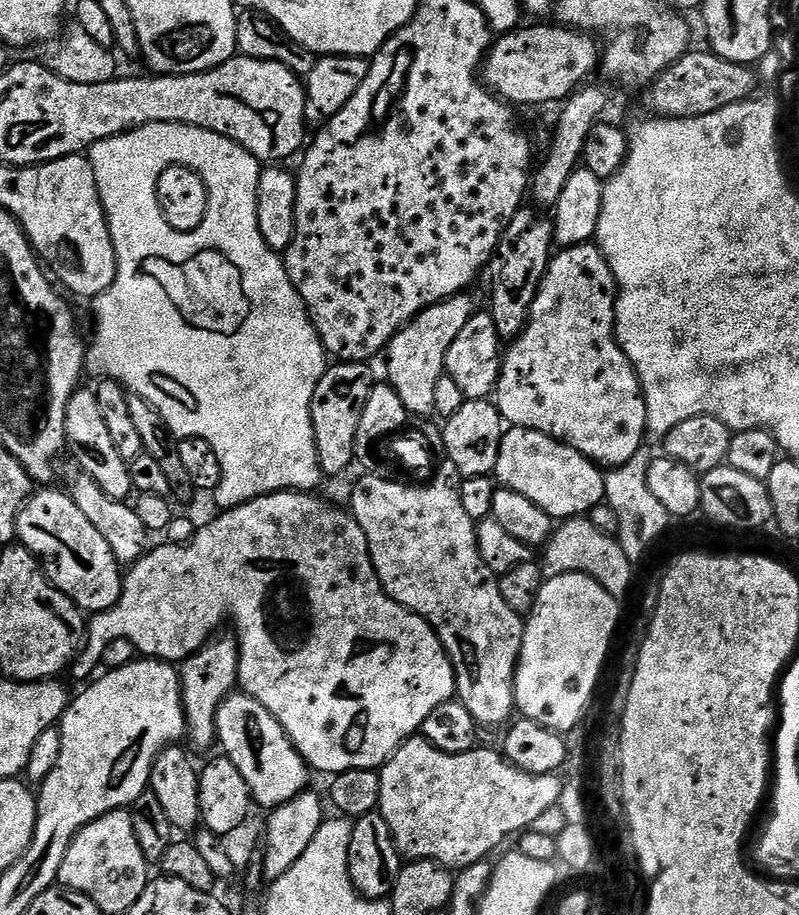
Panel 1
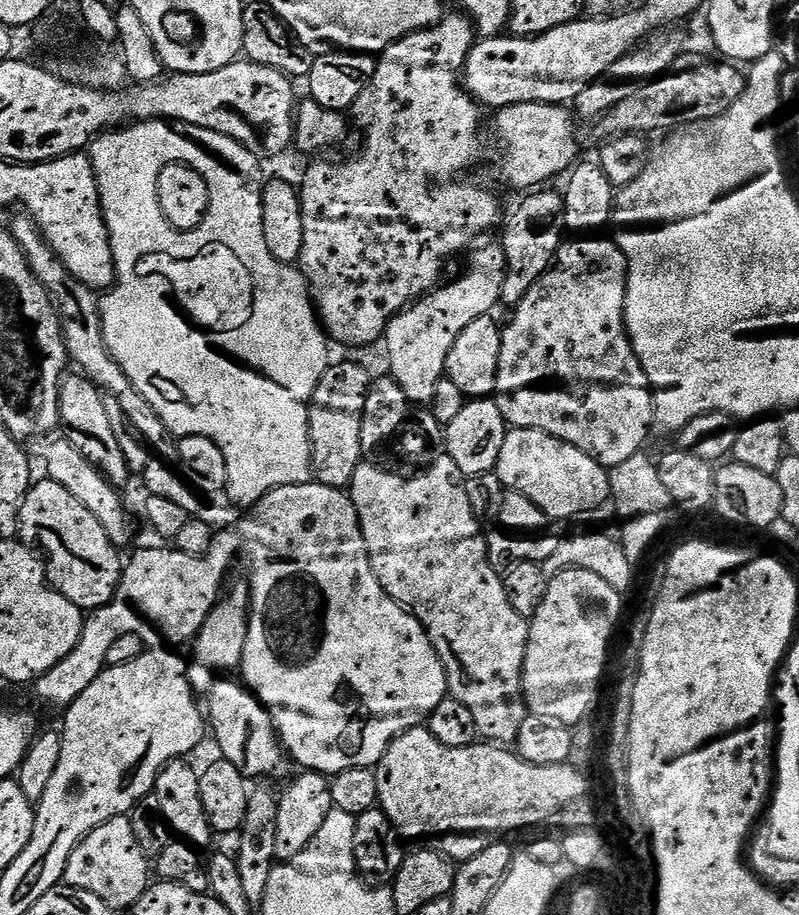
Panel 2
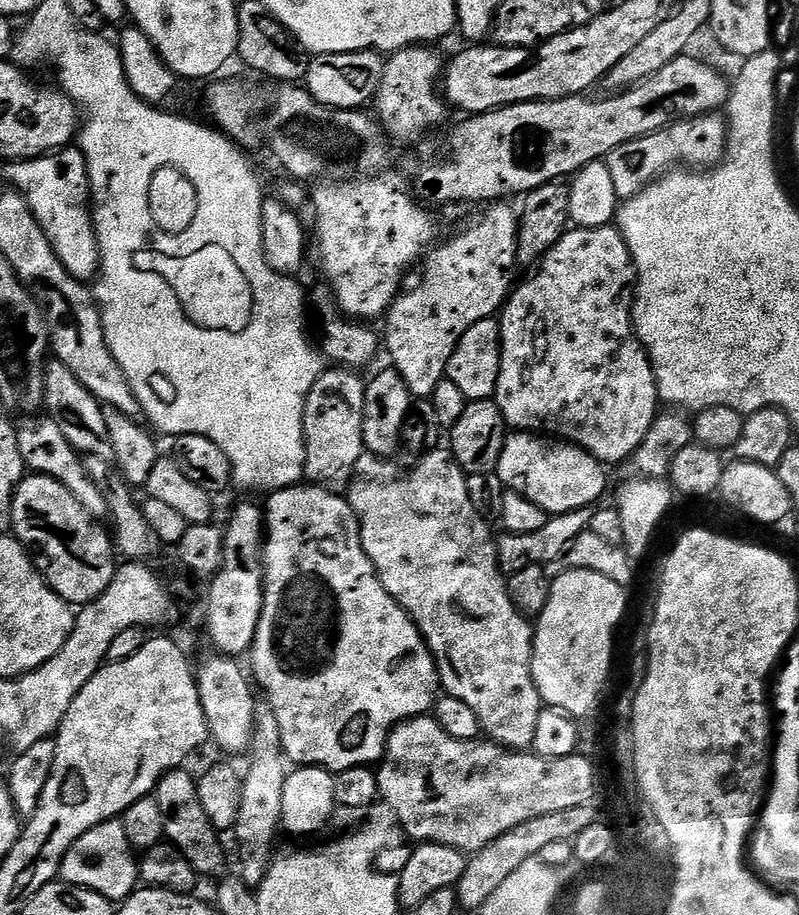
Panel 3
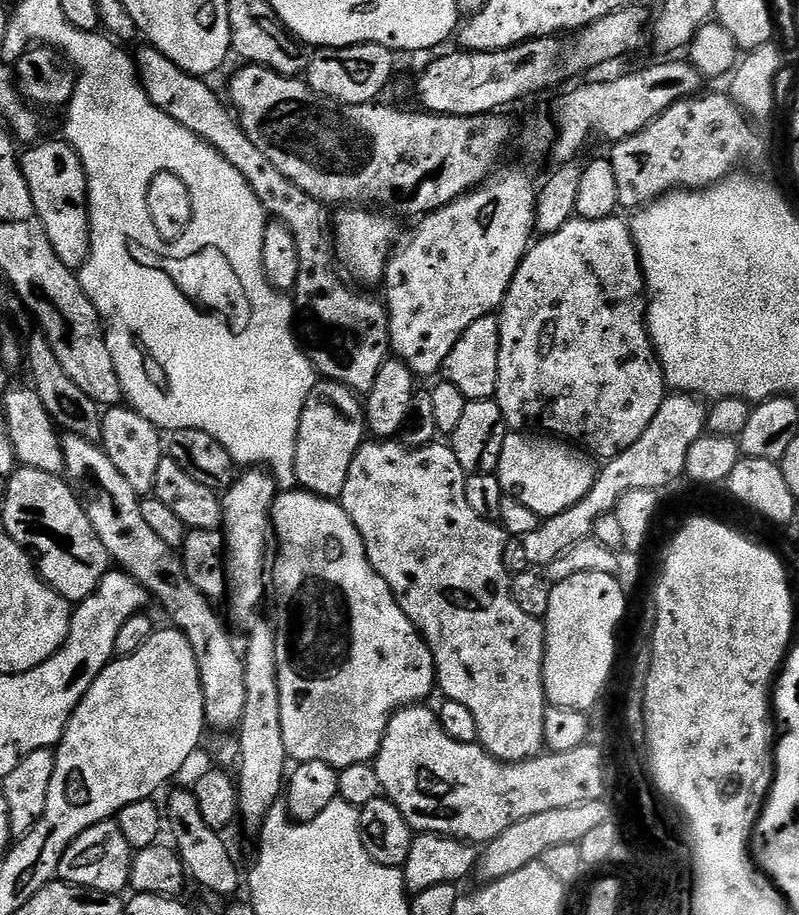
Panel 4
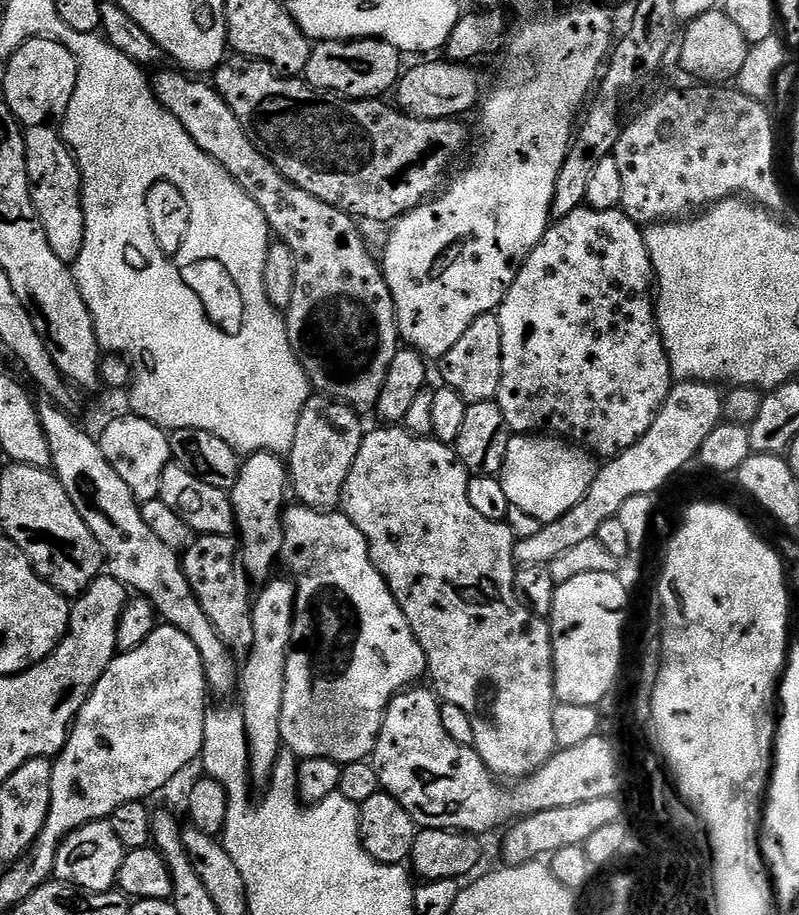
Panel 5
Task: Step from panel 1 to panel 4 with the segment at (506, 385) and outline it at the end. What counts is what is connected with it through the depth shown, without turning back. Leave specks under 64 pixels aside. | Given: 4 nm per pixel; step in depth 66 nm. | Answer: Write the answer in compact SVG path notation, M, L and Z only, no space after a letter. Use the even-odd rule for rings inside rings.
M619 215L582 220L573 218L562 226L562 230L541 235L529 247L528 253L520 259L518 270L508 287L503 304L498 309L500 321L500 349L498 350L498 386L495 402L502 410L505 422L512 430L539 430L568 442L575 442L581 449L587 450L593 457L607 462L618 454L630 450L642 434L646 434L646 426L654 422L654 414L662 406L666 395L664 371L660 359L656 357L656 348L648 337L648 302L644 287L644 271L640 265L640 255L632 237L632 229L627 219L620 220Z

